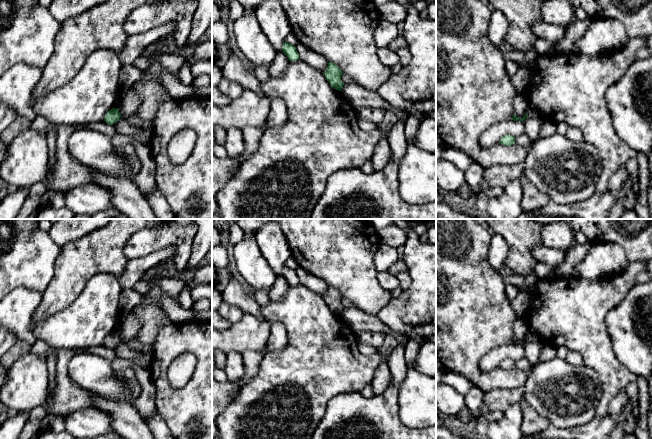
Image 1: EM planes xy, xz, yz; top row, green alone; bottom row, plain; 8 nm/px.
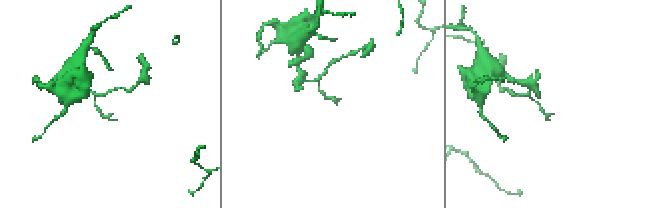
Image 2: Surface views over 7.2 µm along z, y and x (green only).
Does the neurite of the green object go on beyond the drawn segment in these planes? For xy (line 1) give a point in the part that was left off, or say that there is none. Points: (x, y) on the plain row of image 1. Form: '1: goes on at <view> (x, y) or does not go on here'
1: does not go on here

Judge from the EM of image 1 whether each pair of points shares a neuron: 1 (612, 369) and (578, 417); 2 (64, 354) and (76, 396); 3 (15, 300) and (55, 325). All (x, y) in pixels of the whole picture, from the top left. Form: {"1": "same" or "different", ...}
{"1": "different", "2": "same", "3": "different"}

